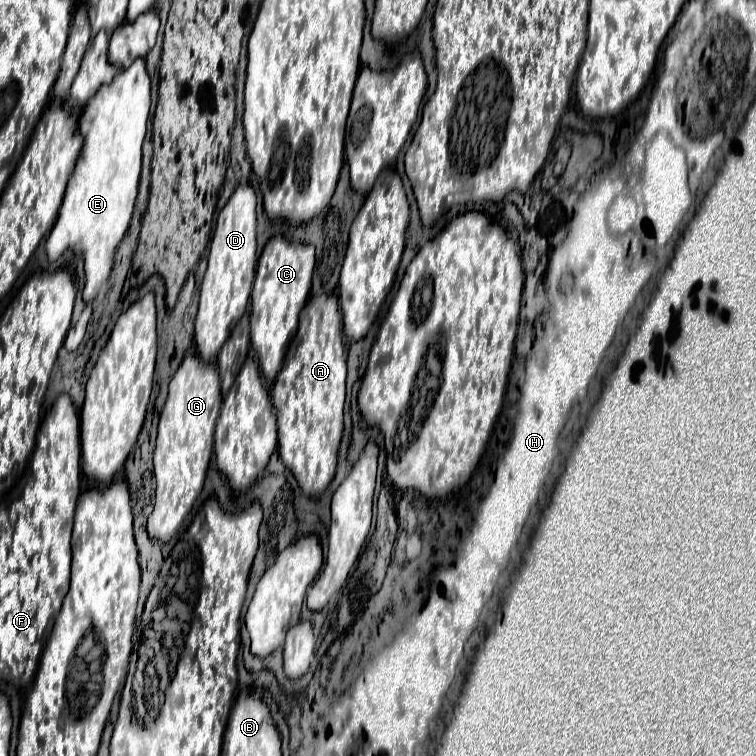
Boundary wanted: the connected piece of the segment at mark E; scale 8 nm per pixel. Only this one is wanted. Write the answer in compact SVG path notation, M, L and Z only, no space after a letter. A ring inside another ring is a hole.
M135 59L131 67L121 69L109 85L103 85L99 89L99 93L85 105L85 111L79 119L79 133L83 137L81 155L71 173L71 179L63 197L63 205L59 209L59 219L45 247L47 247L47 255L51 263L57 261L69 249L83 255L85 275L87 275L85 291L83 291L85 303L91 303L95 295L99 293L101 285L109 279L117 247L123 241L129 229L131 217L133 217L135 199L139 193L139 179L141 179L141 145L147 133L149 109L151 109L151 79L145 71L145 59Z

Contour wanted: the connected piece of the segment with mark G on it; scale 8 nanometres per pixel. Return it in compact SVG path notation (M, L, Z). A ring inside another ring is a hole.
M187 355L171 379L169 397L161 411L157 447L155 447L155 507L147 521L147 531L151 539L167 543L185 517L189 515L197 495L203 489L207 467L213 453L213 433L221 409L219 373L215 365L203 363L195 355Z

